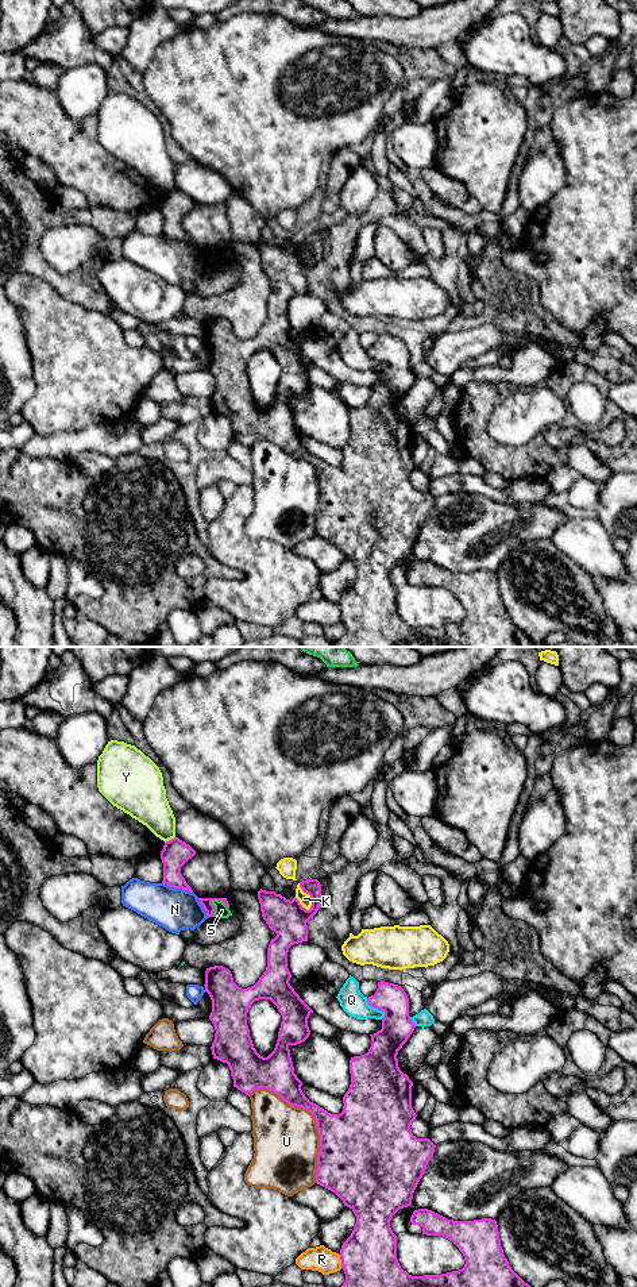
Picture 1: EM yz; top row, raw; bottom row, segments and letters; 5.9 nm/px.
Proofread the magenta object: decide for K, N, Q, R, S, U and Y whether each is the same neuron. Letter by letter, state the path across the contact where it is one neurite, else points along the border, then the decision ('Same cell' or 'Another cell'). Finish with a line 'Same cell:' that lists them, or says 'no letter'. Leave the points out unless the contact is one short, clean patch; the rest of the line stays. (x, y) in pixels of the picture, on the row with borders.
K: Boundary: yz (298, 883), (311, 898), (311, 908), (308, 910). Another cell
N: Another cell
Q: Another cell
R: Another cell
S: Boundary: yz (211, 900), (220, 900), (228, 909). Another cell
U: Another cell
Y: Boundary: yz (174, 836), (165, 843). Another cell
Same cell: no letter

